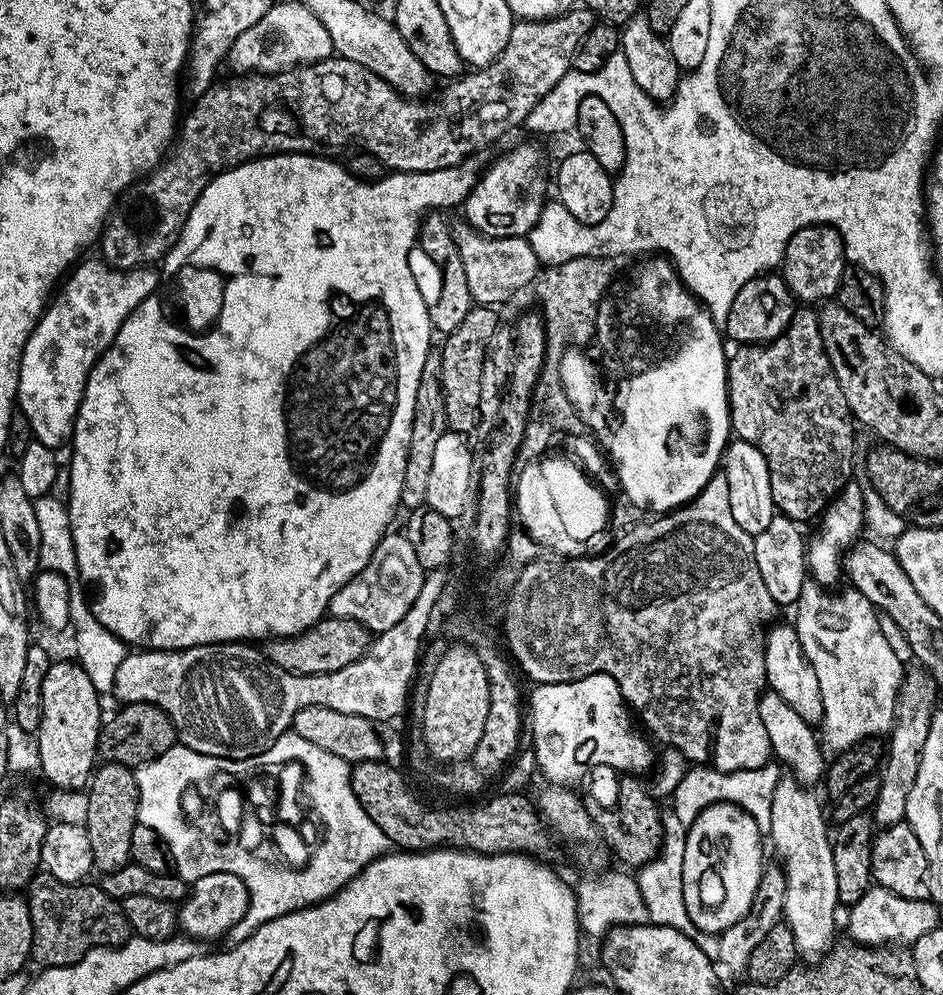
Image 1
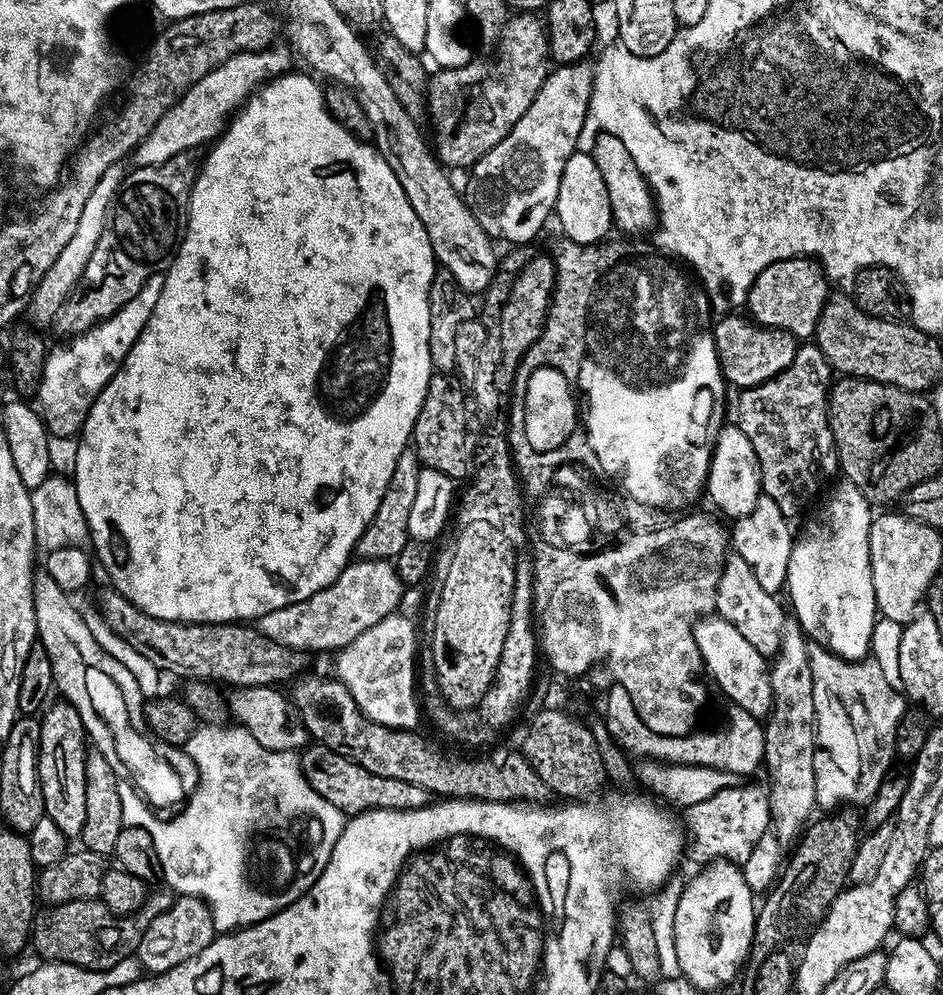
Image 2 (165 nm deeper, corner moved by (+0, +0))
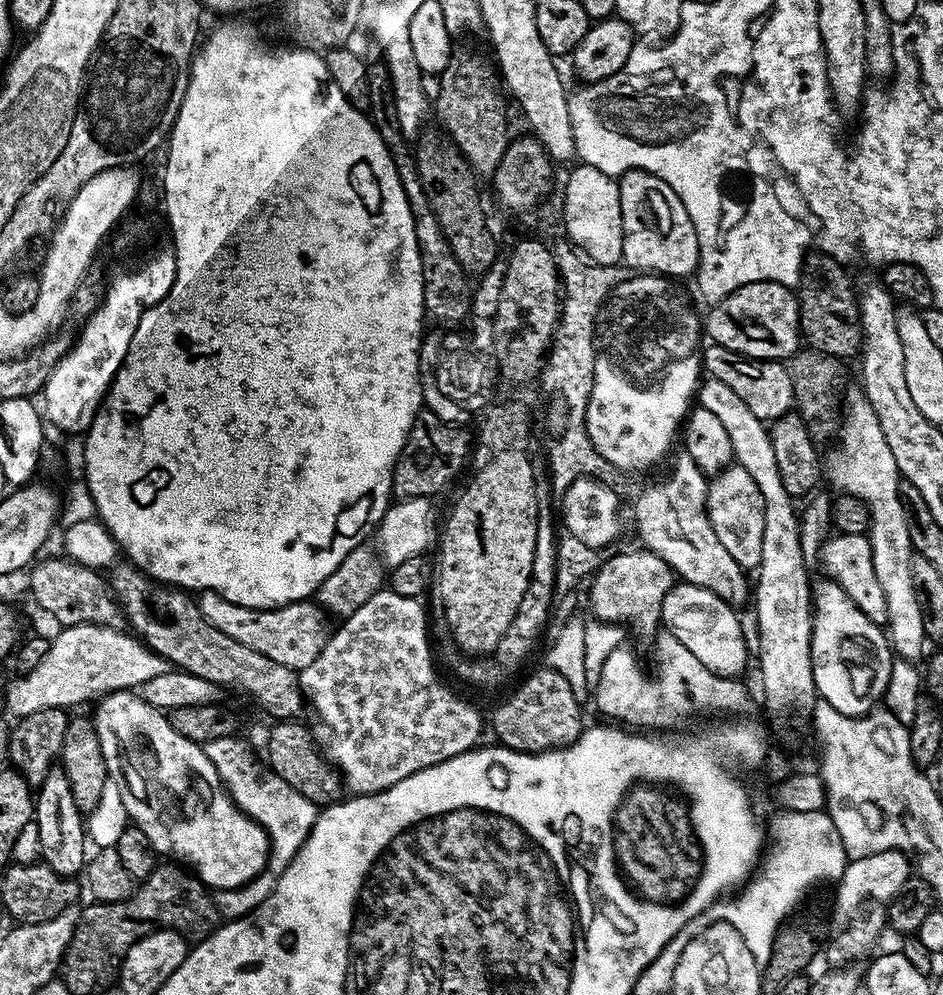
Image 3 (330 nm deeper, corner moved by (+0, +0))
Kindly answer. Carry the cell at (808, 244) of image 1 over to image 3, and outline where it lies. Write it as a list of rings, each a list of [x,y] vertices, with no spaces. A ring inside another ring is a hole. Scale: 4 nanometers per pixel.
[[[769,280],[750,282],[711,305],[702,320],[702,332],[711,343],[751,360],[787,362],[801,351],[800,301],[791,288]]]

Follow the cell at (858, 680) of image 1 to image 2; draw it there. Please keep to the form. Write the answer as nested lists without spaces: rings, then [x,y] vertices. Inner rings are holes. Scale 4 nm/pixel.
[[[816,646],[809,651],[808,654],[808,661],[810,662],[810,670],[812,671],[812,681],[814,682],[814,710],[816,711],[816,757],[814,758],[814,778],[816,779],[816,802],[817,805],[824,810],[836,810],[839,809],[841,806],[850,806],[846,804],[868,804],[871,802],[872,799],[875,798],[876,795],[879,794],[880,792],[880,787],[883,786],[884,784],[884,775],[887,774],[888,772],[888,767],[891,766],[892,760],[894,761],[894,757],[896,756],[896,731],[898,730],[898,722],[902,717],[904,716],[904,709],[905,709],[905,704],[906,700],[905,697],[902,695],[901,689],[897,687],[895,683],[889,677],[885,676],[883,672],[881,672],[880,668],[878,665],[876,665],[875,662],[853,662],[851,660],[844,660],[840,656],[836,656],[832,652],[825,652],[823,648]]]

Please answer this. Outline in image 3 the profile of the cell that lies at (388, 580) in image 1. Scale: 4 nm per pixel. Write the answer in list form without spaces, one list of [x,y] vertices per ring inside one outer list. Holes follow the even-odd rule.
[[[205,592],[199,597],[198,603],[200,614],[218,630],[222,630],[222,634],[230,634],[230,638],[242,642],[242,646],[250,646],[258,650],[258,654],[266,654],[266,658],[287,668],[299,670],[310,666],[310,662],[322,654],[330,635],[329,617],[319,603],[311,599],[283,604],[281,608],[258,609],[230,602],[217,592]]]

